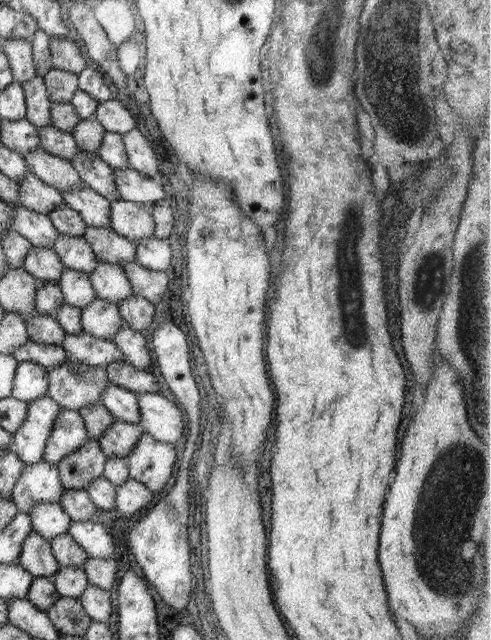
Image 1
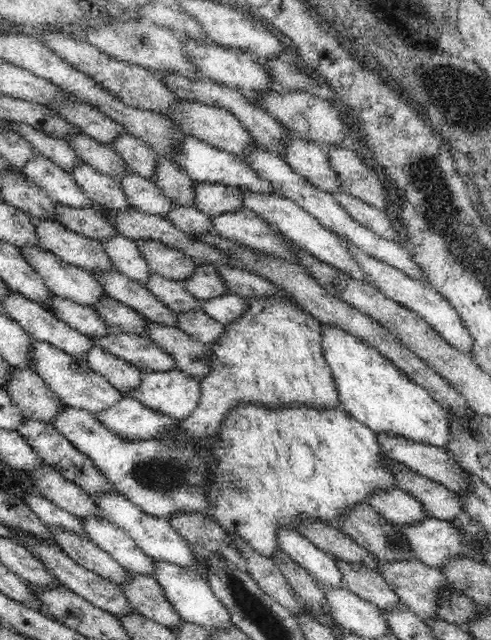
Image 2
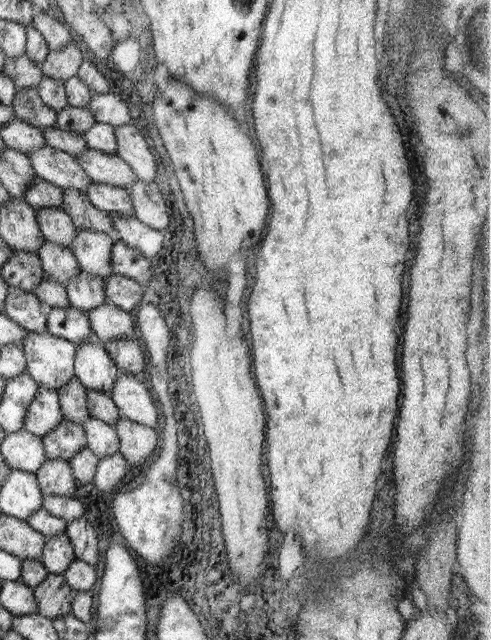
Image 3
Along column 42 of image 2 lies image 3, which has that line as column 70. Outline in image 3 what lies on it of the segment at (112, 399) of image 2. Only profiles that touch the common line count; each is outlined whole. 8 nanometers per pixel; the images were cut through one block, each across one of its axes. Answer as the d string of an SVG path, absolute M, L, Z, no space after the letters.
M27 332L21 347L27 358L25 373L39 386L57 391L75 377L77 344L48 332Z

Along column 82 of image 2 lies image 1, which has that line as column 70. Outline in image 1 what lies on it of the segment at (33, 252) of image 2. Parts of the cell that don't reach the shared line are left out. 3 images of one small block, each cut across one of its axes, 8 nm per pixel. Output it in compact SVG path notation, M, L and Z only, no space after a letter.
M66 269L57 285L63 292L65 303L79 309L90 304L97 297L91 280L86 273Z

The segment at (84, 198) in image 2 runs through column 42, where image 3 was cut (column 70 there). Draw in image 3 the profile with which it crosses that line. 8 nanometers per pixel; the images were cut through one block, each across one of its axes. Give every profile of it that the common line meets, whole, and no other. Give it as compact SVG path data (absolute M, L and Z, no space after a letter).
M47 144L31 152L28 158L38 177L46 179L63 191L75 188L86 193L93 183L77 158L67 152L54 150Z

